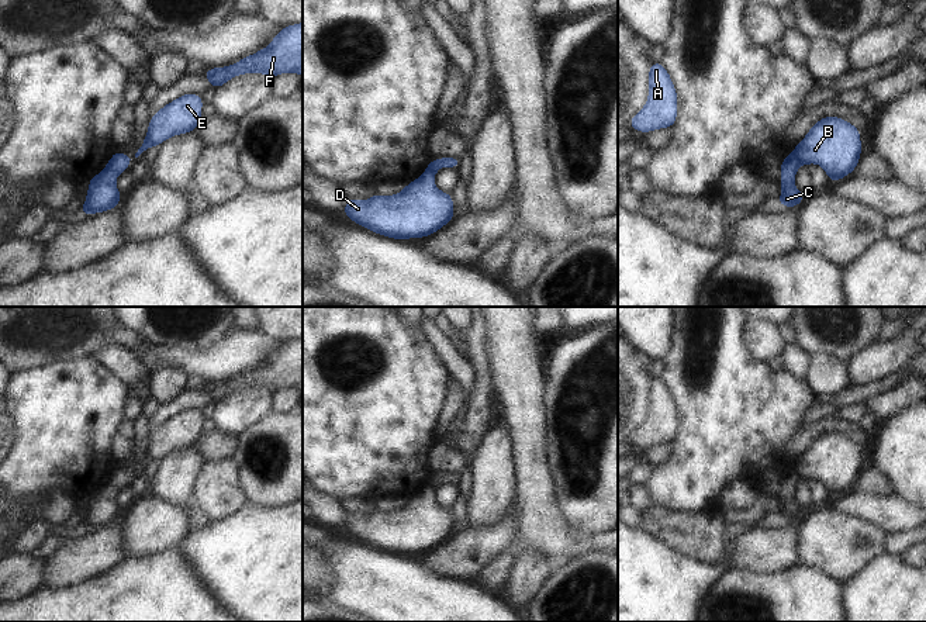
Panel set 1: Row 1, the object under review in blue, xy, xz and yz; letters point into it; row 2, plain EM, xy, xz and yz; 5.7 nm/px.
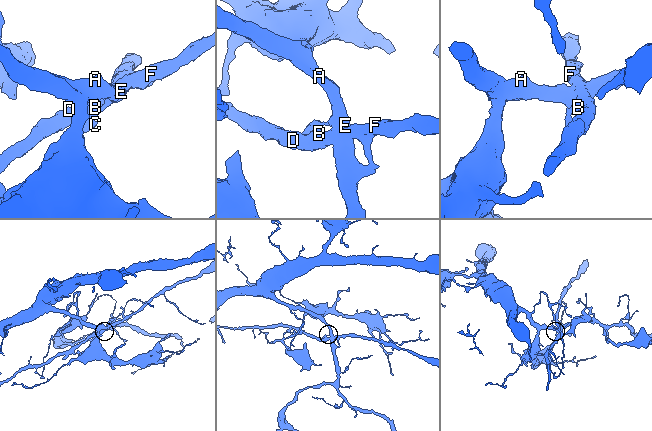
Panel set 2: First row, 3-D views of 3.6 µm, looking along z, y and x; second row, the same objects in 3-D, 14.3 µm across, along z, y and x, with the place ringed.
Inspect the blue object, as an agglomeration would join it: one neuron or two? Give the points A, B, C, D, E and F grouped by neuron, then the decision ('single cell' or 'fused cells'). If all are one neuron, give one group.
A C E / B D F | fused cells

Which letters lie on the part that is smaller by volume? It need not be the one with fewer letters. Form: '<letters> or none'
B, D, F

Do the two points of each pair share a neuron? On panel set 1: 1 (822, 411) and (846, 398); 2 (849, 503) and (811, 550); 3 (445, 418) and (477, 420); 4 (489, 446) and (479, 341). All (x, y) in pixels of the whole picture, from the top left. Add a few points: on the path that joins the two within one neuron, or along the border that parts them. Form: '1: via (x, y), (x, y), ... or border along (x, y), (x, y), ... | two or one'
1: border along (816, 401), (826, 403), (835, 410) | two
2: border along (829, 503), (836, 510), (871, 524) | two
3: border along (455, 417), (449, 428), (438, 436) | two
4: border along (489, 427), (474, 452) | two

